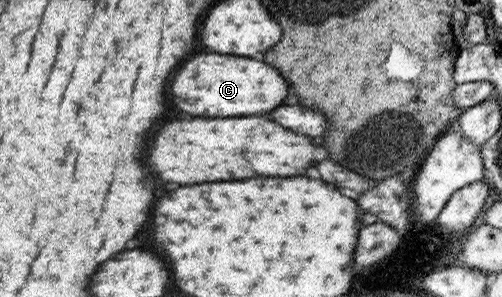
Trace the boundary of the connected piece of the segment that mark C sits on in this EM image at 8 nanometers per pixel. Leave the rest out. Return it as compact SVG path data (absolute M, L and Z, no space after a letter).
M201 53L183 63L171 83L173 103L193 117L247 117L269 113L283 103L289 85L271 65L249 57L229 57L219 53Z

